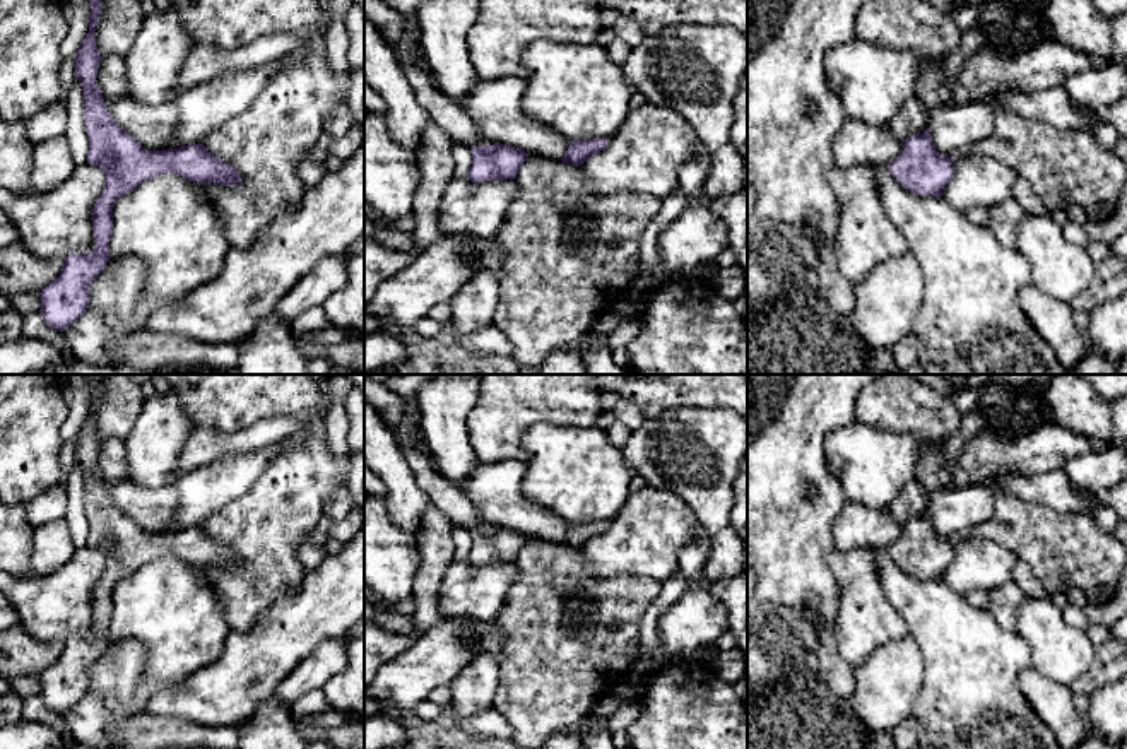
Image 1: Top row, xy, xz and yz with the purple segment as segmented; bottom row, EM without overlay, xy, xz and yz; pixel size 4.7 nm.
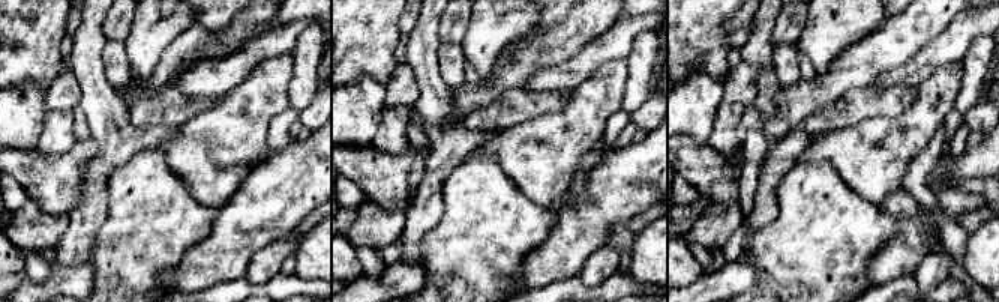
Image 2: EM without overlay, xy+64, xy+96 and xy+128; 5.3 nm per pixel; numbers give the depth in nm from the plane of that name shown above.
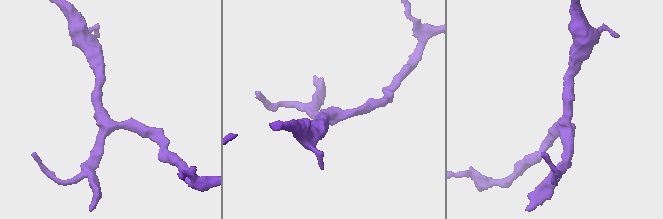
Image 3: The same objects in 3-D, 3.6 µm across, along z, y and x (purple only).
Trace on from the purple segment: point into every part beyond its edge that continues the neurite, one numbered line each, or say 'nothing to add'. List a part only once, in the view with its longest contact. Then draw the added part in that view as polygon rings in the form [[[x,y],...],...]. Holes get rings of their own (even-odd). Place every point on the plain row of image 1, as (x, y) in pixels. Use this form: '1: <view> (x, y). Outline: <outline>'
nothing to add

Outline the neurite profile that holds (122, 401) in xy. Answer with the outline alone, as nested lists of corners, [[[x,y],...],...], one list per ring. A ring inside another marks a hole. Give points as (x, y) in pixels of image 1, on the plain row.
[[[109,374],[103,378],[101,402],[94,414],[99,438],[125,439],[142,412],[144,400],[140,385],[127,374]]]

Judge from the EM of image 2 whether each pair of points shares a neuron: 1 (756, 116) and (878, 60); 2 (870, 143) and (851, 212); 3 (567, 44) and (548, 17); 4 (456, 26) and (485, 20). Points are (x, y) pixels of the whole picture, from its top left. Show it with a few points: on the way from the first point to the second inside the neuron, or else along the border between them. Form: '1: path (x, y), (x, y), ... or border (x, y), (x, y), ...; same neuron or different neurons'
1: path (786, 114), (800, 101), (819, 93), (848, 71); same neuron
2: border (831, 169), (857, 193), (878, 206); different neurons
3: border (566, 15), (542, 27); different neurons
4: border (471, 15), (461, 44); different neurons

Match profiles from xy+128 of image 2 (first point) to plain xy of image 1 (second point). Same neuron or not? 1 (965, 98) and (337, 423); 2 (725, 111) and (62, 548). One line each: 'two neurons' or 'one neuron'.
1: one neuron
2: one neuron

